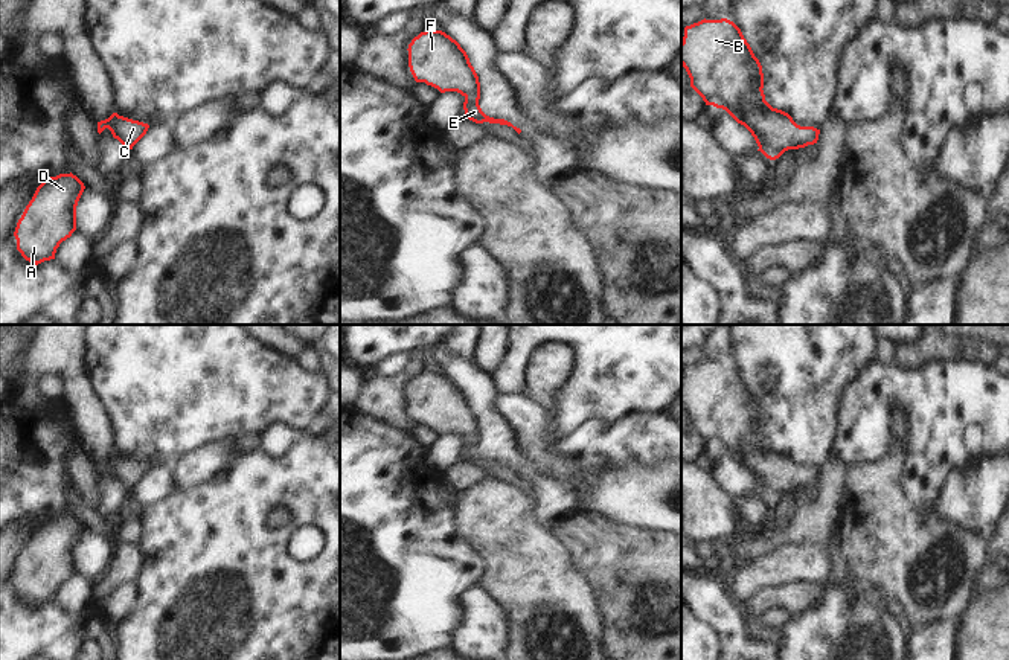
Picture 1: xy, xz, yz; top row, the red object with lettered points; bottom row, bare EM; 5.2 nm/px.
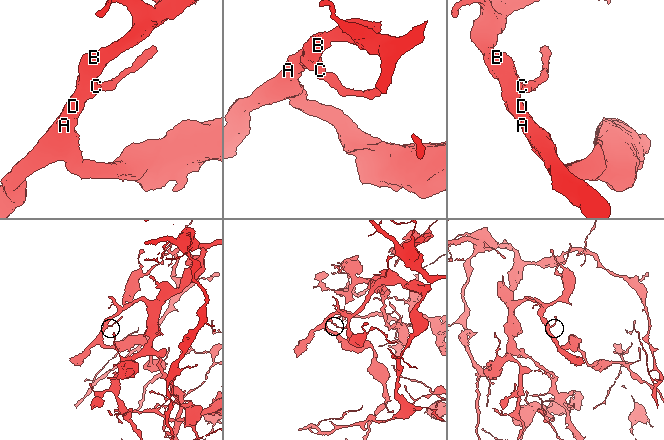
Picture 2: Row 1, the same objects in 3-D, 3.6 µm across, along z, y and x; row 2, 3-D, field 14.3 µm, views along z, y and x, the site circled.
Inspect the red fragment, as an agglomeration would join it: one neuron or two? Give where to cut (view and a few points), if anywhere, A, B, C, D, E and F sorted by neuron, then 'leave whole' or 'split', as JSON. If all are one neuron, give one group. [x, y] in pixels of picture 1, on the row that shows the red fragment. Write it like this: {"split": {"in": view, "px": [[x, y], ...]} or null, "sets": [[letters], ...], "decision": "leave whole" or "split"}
{"split": null, "sets": [["A", "B", "C", "D", "E", "F"]], "decision": "leave whole"}

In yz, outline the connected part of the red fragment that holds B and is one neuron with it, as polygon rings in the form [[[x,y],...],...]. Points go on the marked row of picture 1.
[[[704,18],[686,26],[681,66],[706,105],[726,110],[744,125],[767,159],[817,143],[820,130],[797,125],[765,101],[762,66],[733,21]]]

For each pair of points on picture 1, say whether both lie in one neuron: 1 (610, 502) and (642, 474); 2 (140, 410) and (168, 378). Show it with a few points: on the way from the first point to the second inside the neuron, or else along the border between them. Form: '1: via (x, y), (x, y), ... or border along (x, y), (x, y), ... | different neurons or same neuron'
1: via (618, 494), (624, 493), (634, 482) | same neuron
2: via (148, 403), (165, 386) | same neuron

